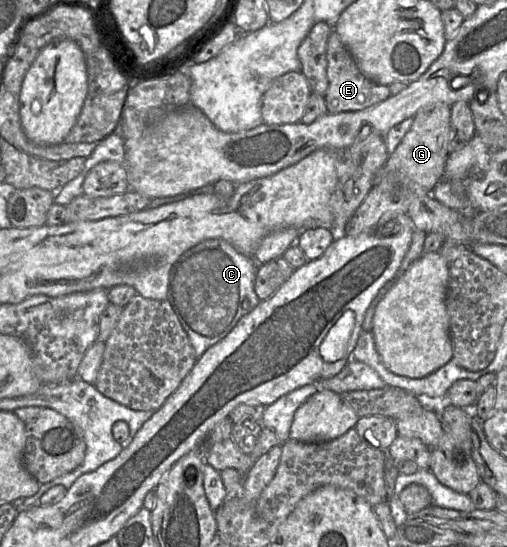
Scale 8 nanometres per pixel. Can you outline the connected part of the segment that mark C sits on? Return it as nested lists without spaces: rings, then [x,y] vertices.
[[[290,227],[268,233],[254,257],[238,252],[223,239],[208,239],[184,252],[171,268],[167,301],[177,315],[197,358],[222,340],[244,316],[243,301],[256,302],[255,279],[260,264],[276,260],[296,243],[299,229]]]

